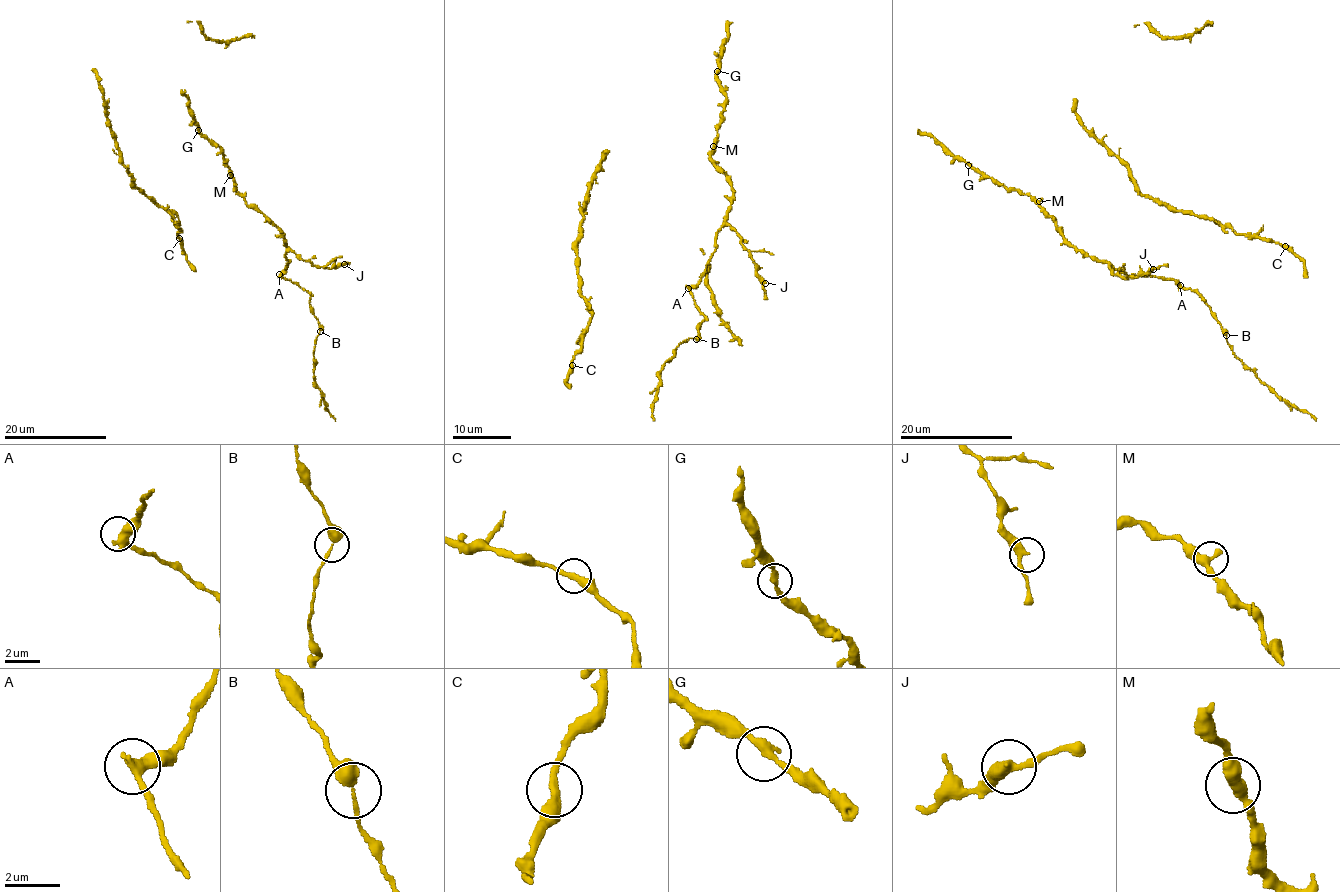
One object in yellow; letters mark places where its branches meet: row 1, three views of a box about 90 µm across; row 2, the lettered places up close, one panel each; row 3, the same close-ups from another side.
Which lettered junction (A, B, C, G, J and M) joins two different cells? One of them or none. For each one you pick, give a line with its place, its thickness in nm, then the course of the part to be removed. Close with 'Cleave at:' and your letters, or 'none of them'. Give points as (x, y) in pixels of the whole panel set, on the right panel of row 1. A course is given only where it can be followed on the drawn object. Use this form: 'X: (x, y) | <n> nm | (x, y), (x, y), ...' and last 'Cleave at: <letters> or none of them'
Cleave at: none of them

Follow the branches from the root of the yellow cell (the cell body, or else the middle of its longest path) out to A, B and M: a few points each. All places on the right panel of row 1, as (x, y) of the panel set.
A: (1141, 275), (1172, 278), (1180, 285)
B: (1141, 275), (1172, 278), (1184, 288), (1195, 290), (1226, 335)
M: (1141, 275), (1120, 273), (1107, 263), (1096, 262), (1077, 251), (1039, 201)

